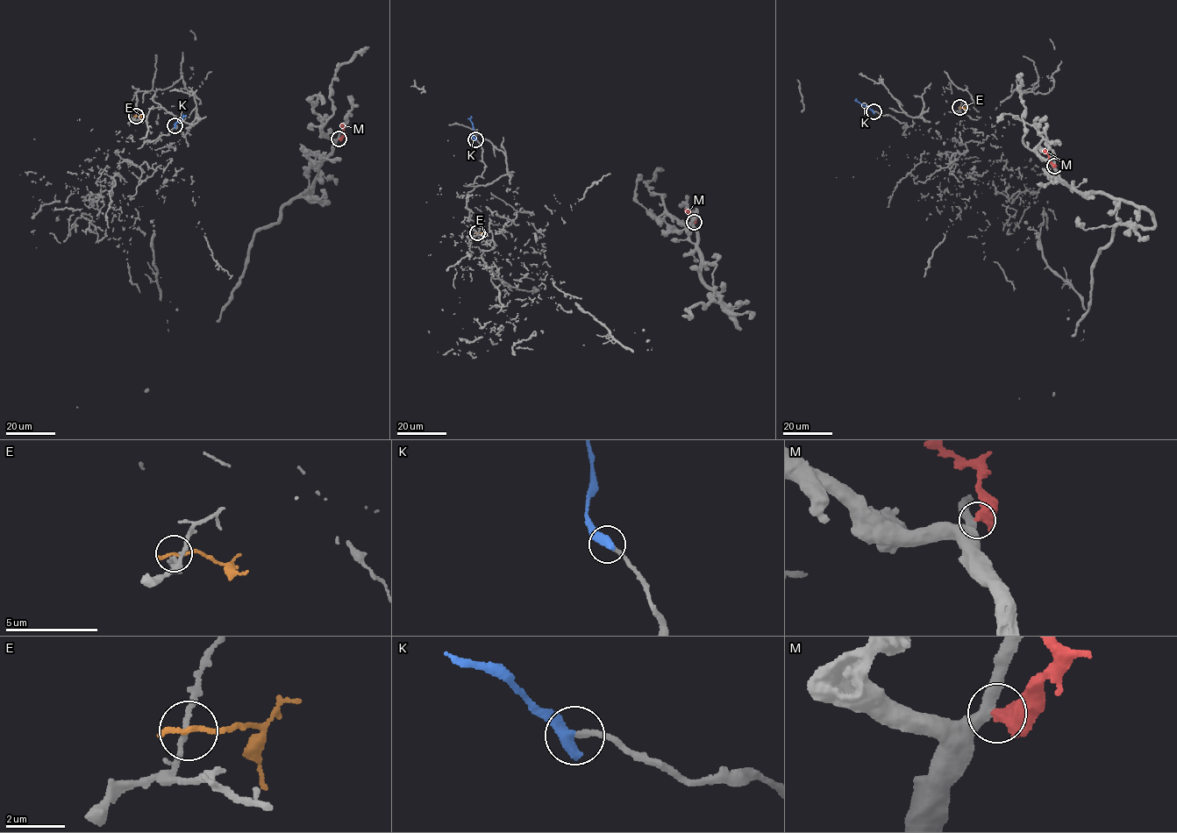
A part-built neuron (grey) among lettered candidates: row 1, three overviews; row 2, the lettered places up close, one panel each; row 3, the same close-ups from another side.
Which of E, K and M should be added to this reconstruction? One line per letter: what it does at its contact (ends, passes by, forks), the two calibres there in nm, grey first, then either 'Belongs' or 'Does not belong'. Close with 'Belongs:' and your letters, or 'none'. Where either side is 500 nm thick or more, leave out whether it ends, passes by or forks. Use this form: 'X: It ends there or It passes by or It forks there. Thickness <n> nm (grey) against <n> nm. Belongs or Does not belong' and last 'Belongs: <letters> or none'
E: It ends there. Thickness 150 nm (grey) against 200 nm. Does not belong
K: Thickness 200 nm (grey) against 500 nm. Belongs
M: Thickness 400 nm (grey) against 650 nm. Does not belong
Belongs: K

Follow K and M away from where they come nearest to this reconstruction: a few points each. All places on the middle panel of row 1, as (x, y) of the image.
K: (475, 138), (470, 116)
M: (694, 222), (693, 215), (684, 210)

